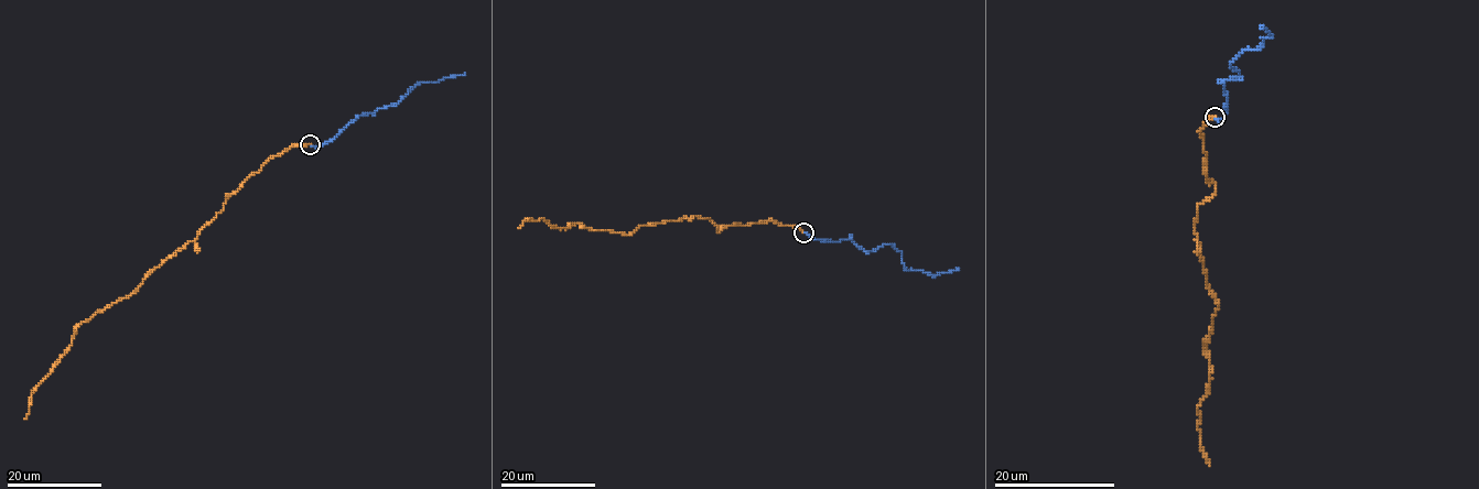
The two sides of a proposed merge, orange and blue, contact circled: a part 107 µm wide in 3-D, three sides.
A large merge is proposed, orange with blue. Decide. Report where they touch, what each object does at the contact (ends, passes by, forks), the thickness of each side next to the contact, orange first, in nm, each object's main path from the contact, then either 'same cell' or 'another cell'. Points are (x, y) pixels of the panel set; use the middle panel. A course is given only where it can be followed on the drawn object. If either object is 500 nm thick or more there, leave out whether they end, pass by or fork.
(803, 232) | orange ends | blue ends | 160/160 nm | orange via (803, 231), (767, 220), (719, 232), (690, 216), (626, 234), (544, 219), (518, 227) | blue via (803, 231), (820, 240), (850, 239), (867, 252), (892, 245), (903, 254), (908, 270), (935, 276), (959, 269) | same cell

